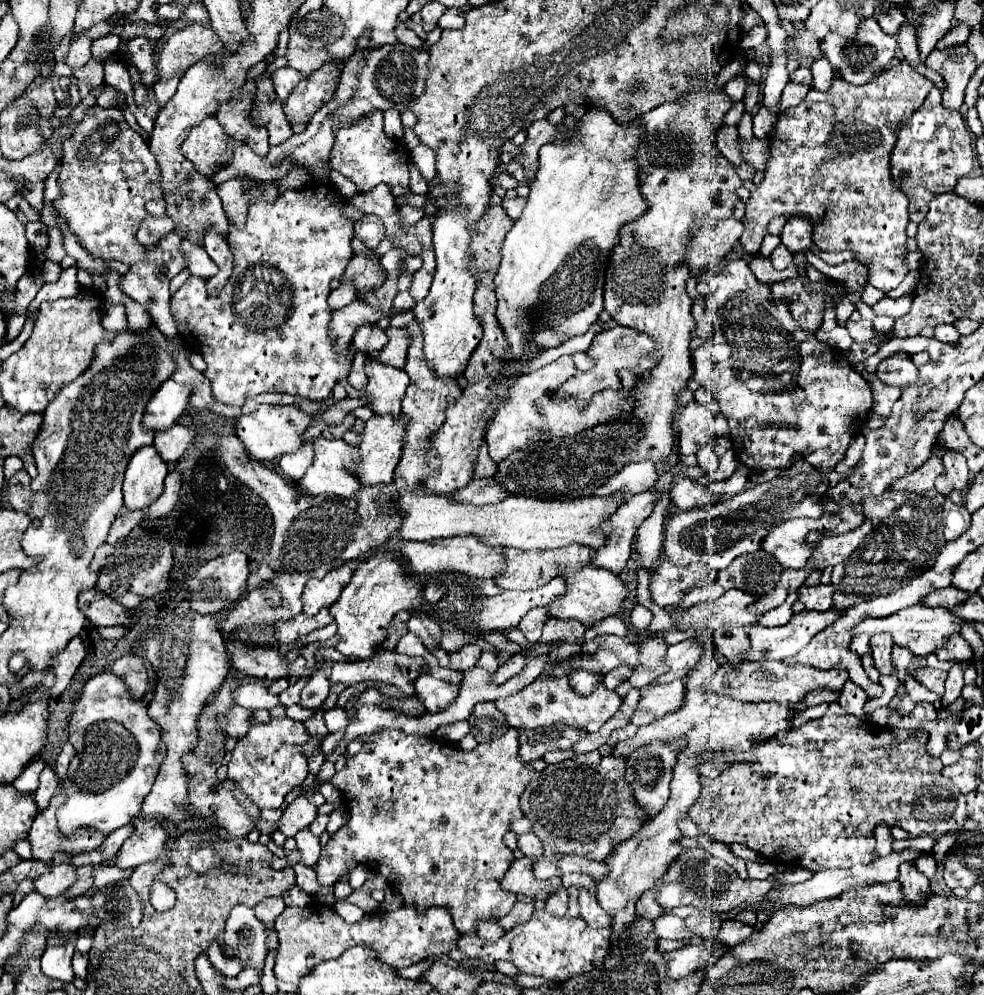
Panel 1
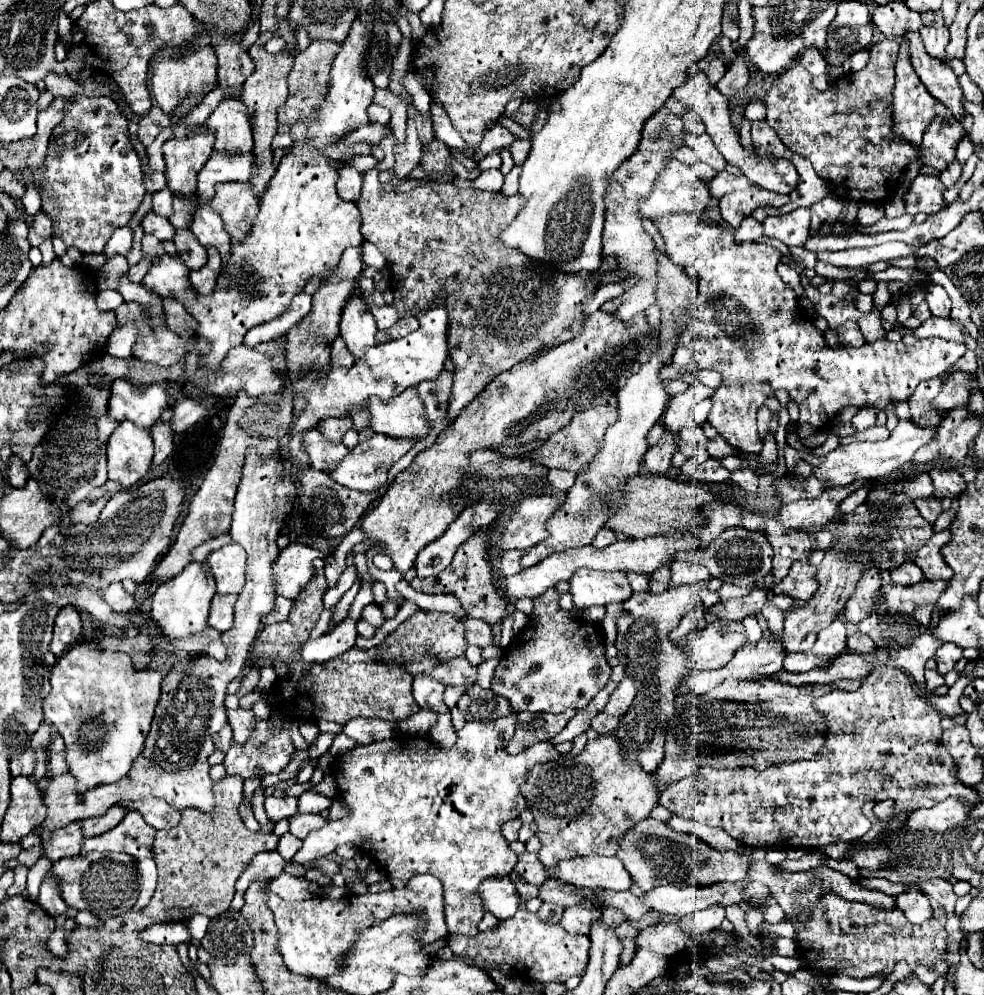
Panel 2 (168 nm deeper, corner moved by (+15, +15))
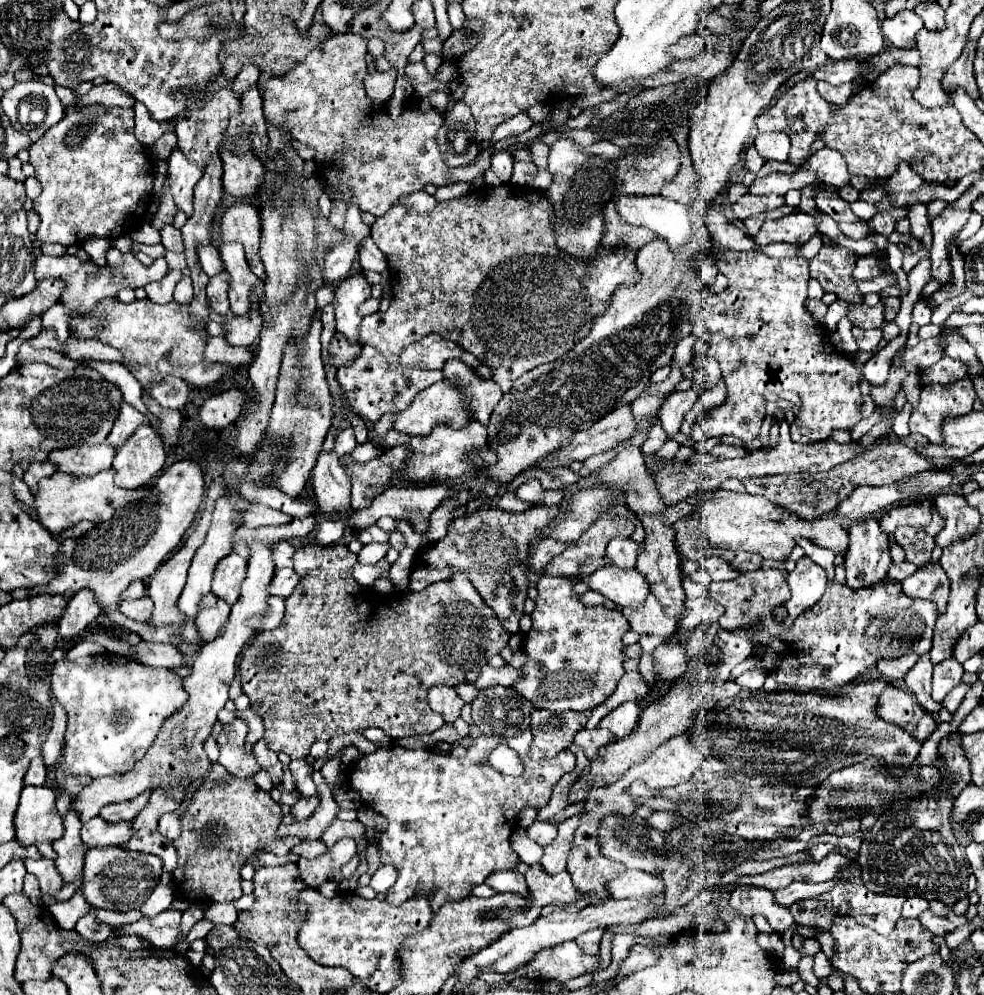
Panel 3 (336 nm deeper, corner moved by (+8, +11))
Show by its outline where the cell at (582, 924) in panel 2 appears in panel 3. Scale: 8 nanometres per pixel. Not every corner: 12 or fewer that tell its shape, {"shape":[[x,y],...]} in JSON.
{"shape":[[595,927],[575,939],[585,953],[597,955],[605,929]]}

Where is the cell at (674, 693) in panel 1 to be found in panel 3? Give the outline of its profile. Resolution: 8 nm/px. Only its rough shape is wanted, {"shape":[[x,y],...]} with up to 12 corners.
{"shape":[[627,701],[599,727],[617,737],[629,735],[639,721],[639,705]]}

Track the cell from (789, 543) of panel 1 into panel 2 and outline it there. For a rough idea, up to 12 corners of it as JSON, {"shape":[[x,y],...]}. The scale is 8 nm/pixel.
{"shape":[[866,481],[832,487],[812,501],[782,505],[786,527],[826,527],[838,505]]}

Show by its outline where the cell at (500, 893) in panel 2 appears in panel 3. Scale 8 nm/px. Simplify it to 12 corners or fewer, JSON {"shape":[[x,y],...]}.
{"shape":[[517,871],[491,873],[485,883],[497,893],[529,893]]}

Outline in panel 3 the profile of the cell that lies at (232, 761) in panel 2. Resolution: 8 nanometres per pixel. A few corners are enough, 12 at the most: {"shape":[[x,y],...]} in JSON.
{"shape":[[241,719],[223,727],[217,739],[219,763],[235,777],[261,771],[245,751],[247,725]]}

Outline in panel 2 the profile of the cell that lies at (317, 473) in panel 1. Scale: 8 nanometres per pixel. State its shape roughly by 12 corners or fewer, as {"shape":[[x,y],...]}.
{"shape":[[374,435],[350,449],[330,477],[376,491],[416,439]]}

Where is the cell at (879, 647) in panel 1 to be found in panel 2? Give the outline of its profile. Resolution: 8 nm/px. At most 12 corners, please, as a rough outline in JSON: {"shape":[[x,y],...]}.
{"shape":[[878,569],[862,573],[844,607],[848,621],[872,613],[880,589]]}

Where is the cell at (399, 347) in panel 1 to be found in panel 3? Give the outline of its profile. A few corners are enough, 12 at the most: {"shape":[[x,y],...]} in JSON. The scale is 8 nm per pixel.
{"shape":[[437,333],[401,349],[403,365],[443,369],[461,359],[475,369],[481,361]]}

